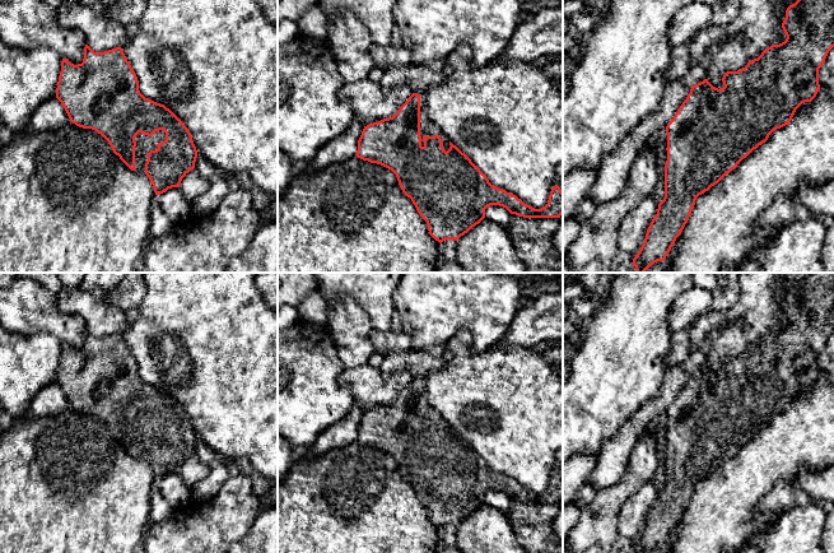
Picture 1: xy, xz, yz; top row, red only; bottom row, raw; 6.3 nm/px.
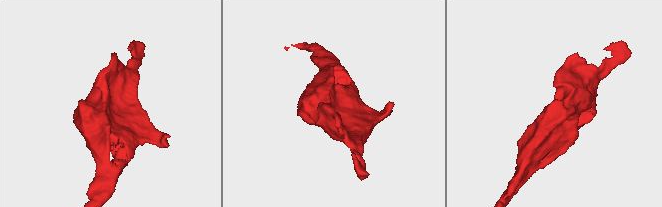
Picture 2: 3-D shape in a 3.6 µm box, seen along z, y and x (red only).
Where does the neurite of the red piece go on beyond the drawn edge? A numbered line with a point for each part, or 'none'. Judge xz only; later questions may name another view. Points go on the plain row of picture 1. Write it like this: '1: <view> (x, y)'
1: xz (427, 413)

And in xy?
1: xy (144, 430)

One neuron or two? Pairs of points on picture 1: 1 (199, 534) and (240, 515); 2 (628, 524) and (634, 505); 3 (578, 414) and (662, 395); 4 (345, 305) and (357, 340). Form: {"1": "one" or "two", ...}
{"1": "one", "2": "one", "3": "two", "4": "one"}

